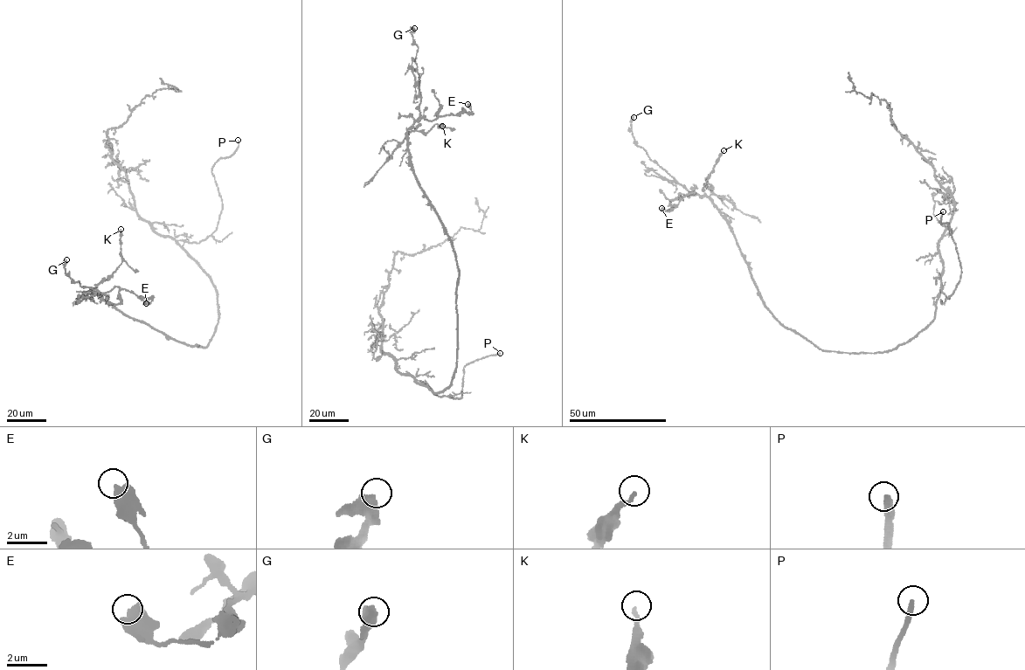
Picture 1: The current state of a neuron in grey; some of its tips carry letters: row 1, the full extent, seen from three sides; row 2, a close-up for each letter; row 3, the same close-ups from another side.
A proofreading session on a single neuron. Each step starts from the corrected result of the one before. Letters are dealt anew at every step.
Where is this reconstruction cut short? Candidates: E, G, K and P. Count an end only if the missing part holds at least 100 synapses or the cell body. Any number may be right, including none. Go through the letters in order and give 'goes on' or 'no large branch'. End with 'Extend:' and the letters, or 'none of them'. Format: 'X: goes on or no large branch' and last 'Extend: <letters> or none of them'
E: no large branch
G: no large branch
K: no large branch
P: goes on
Extend: P

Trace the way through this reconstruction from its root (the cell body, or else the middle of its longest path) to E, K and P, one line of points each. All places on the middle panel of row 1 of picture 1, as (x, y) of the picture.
E: (451, 383), (457, 362), (456, 259), (414, 173), (407, 134), (419, 118), (431, 120), (472, 113), (467, 104)
K: (451, 383), (457, 362), (456, 259), (414, 173), (405, 134), (415, 130), (425, 134), (434, 125), (442, 126)
P: (451, 383), (446, 389), (435, 393), (420, 383), (426, 384), (439, 397), (460, 398), (466, 364), (500, 353)

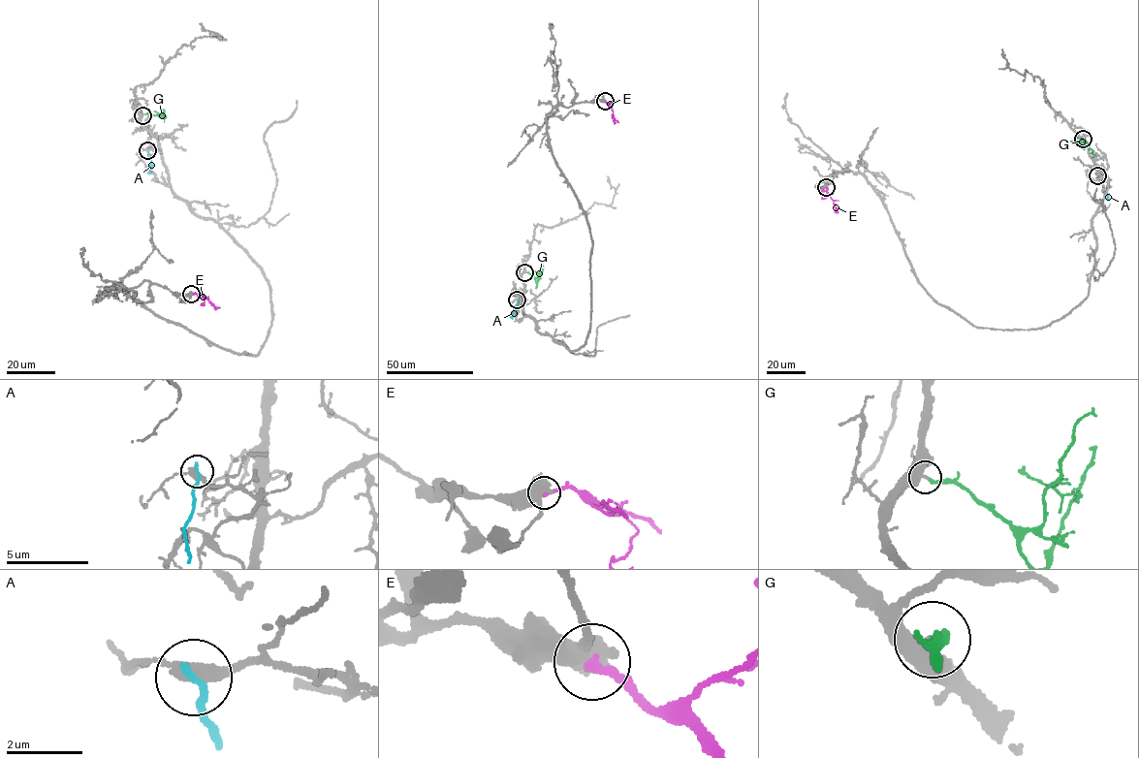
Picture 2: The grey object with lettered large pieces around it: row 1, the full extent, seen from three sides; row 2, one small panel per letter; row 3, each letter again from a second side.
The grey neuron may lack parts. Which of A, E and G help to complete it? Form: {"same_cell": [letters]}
{"same_cell": ["G"]}

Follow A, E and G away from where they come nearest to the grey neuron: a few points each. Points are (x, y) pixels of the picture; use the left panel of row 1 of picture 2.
A: (147, 150), (152, 173)
E: (191, 294), (206, 299), (220, 307)
G: (142, 115), (161, 115), (164, 110)

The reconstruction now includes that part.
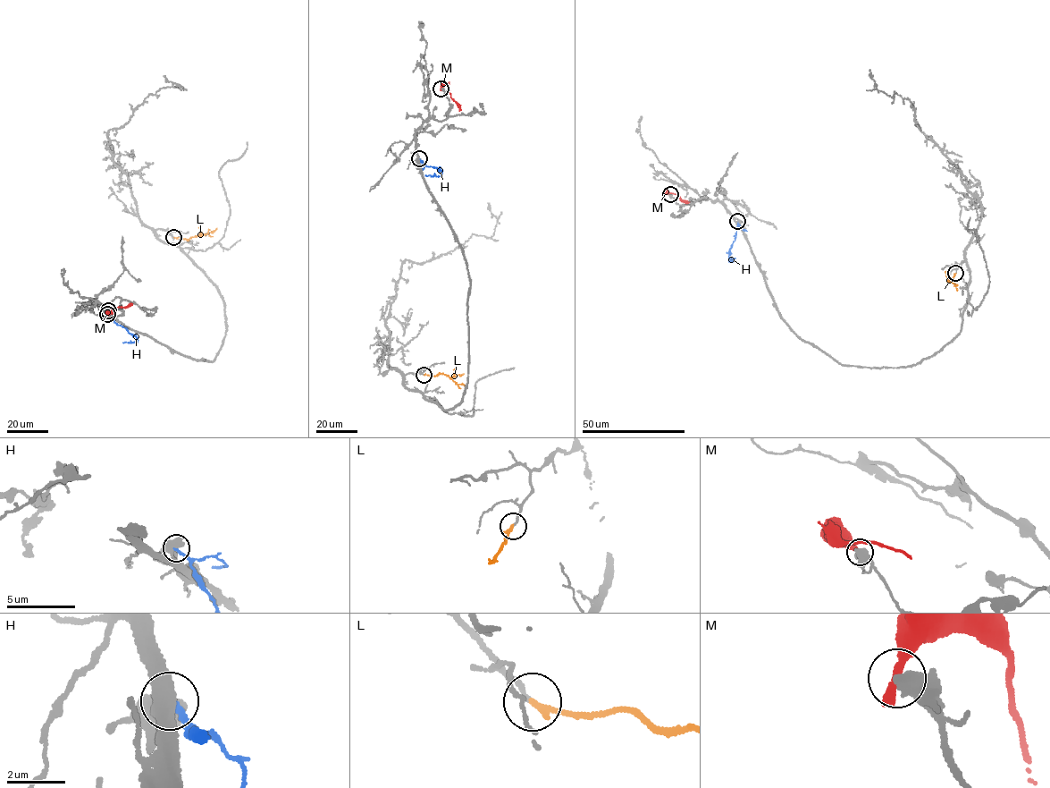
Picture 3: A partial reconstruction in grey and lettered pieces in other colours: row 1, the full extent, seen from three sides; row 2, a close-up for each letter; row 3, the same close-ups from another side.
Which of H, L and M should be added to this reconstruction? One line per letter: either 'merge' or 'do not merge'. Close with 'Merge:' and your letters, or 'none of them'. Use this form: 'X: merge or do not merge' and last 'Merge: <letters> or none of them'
H: do not merge
L: merge
M: do not merge
Merge: L

